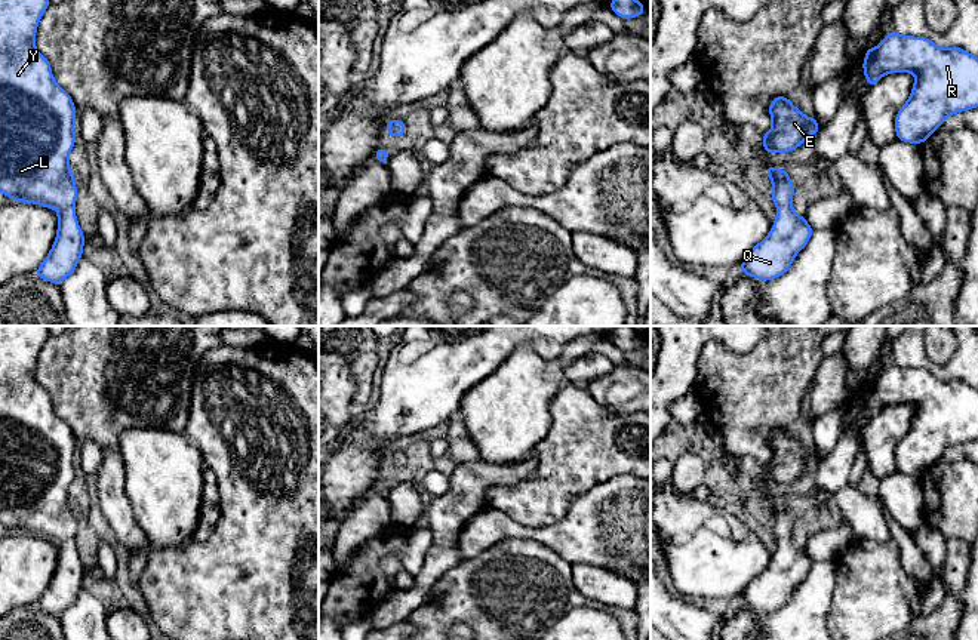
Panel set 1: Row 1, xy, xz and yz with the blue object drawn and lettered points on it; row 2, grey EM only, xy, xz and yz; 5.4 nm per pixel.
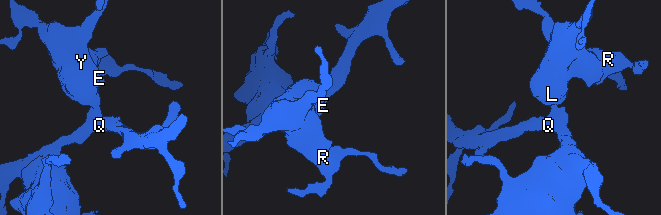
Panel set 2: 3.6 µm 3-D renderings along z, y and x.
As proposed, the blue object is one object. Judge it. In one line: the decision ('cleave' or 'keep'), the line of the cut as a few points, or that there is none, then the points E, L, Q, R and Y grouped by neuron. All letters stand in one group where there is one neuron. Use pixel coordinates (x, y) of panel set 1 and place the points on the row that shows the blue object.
keep | no cut | E L Q R Y

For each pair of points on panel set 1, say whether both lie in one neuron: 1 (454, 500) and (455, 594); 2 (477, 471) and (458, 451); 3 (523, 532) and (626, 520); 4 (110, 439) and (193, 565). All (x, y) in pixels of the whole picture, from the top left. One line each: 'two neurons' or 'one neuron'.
1: two neurons
2: two neurons
3: one neuron
4: two neurons

